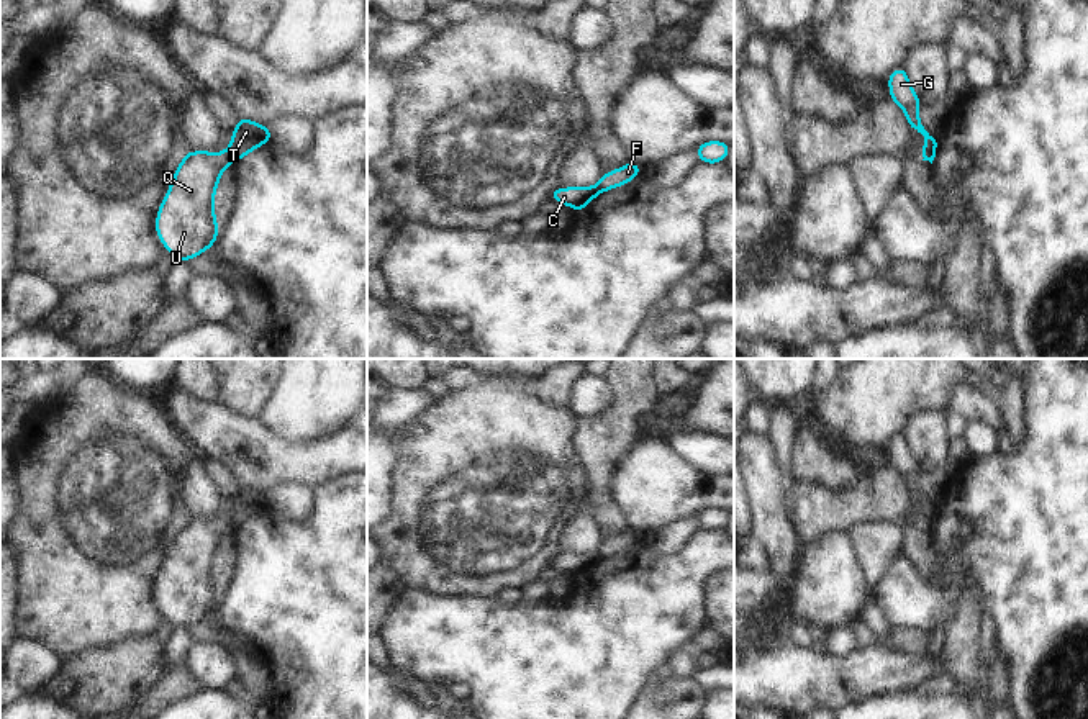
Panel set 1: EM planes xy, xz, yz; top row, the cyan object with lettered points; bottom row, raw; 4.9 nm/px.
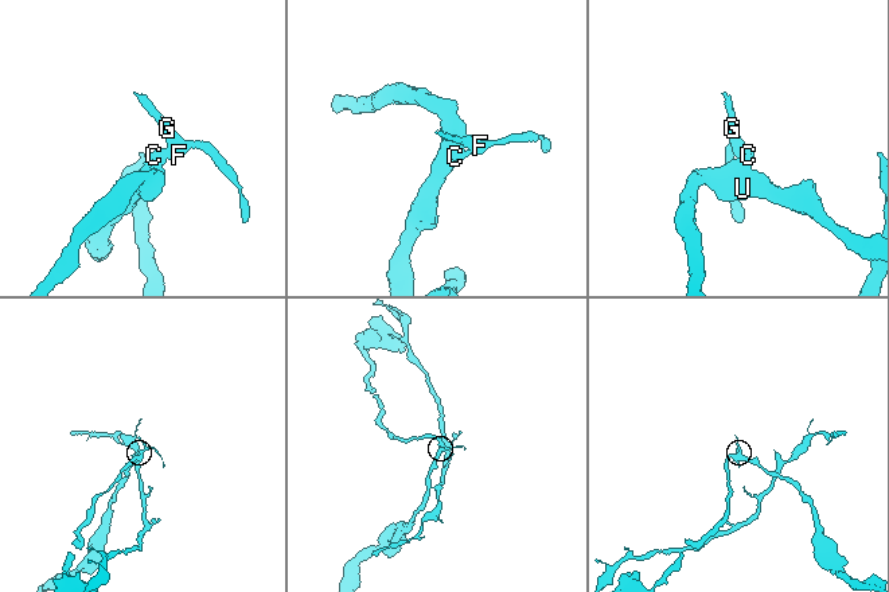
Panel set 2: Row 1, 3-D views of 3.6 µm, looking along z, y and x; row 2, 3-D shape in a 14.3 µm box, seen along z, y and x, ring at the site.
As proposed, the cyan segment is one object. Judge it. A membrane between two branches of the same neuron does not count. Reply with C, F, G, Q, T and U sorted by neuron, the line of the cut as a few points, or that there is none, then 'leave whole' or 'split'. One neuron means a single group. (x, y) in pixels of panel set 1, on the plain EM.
groups C Q U / F G T; cut xy (228, 515), (233, 526); split

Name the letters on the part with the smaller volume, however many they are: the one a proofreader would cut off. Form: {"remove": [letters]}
{"remove": ["F", "G", "T"]}

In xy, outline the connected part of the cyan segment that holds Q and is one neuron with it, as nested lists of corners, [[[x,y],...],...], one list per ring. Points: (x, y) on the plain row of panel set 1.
[[[229,514],[223,519],[188,518],[175,536],[169,557],[156,581],[156,601],[179,629],[188,629],[218,608],[215,562],[223,539],[231,531]]]

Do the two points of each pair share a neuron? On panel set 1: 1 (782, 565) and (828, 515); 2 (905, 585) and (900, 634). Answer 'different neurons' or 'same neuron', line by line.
1: different neurons
2: different neurons

